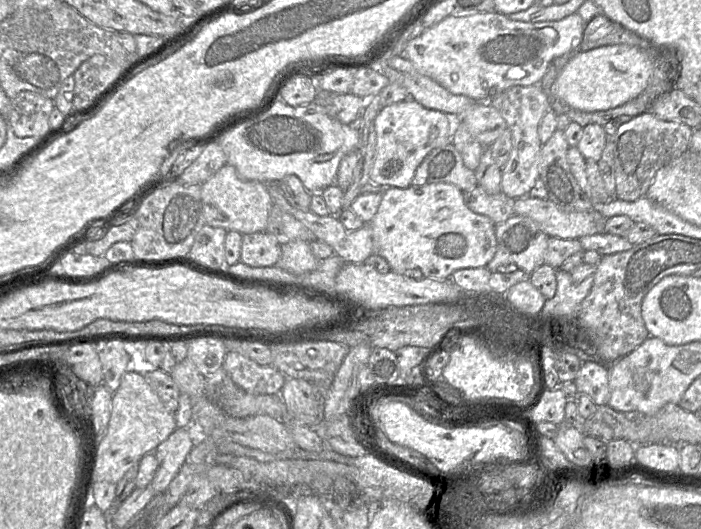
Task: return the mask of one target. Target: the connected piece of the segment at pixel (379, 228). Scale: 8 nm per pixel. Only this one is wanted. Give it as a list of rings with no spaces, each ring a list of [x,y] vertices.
[[[451,183],[390,187],[382,193],[376,214],[366,224],[372,231],[374,253],[387,260],[391,271],[414,279],[449,280],[458,269],[485,267],[497,250],[495,223],[489,217],[471,211],[464,202],[463,191]]]

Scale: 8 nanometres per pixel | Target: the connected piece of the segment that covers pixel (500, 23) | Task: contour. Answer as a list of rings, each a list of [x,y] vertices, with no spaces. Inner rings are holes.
[[[498,12],[448,16],[410,40],[405,47],[404,56],[417,71],[430,77],[452,94],[467,96],[476,102],[489,102],[511,86],[539,85],[553,59],[580,45],[584,24],[583,19],[577,13],[559,21],[536,23],[513,21]]]

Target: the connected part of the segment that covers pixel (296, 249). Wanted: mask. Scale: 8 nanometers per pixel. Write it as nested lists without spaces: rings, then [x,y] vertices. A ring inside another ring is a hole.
[[[291,241],[281,246],[278,265],[292,274],[302,274],[316,269],[318,260],[310,248],[309,242]]]

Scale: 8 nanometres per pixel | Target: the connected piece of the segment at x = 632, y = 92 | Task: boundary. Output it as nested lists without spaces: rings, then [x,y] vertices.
[[[616,44],[579,52],[558,74],[552,93],[571,107],[585,111],[608,110],[638,96],[653,72],[650,54],[636,46]]]

